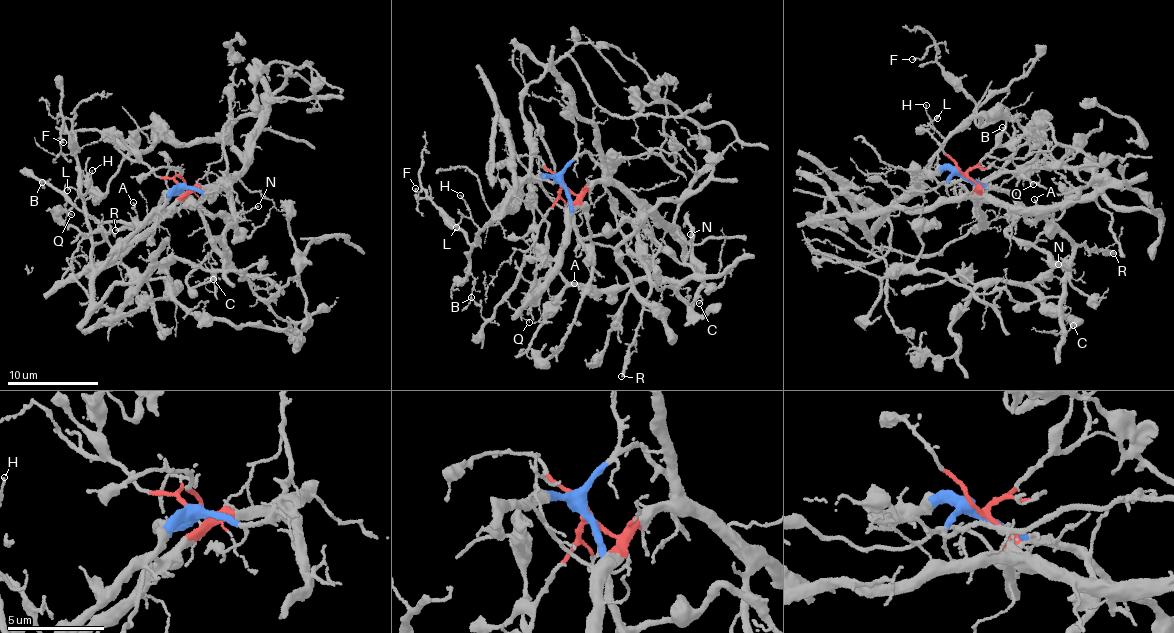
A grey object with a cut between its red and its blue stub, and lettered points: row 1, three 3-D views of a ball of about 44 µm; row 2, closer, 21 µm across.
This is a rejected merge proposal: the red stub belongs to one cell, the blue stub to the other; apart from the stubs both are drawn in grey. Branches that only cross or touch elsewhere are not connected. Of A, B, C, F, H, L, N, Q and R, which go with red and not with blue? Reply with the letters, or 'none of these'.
B, C, Q, R

